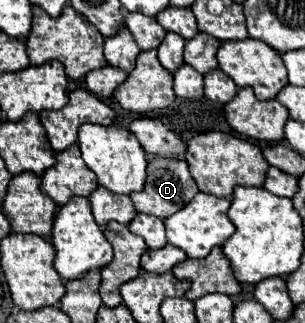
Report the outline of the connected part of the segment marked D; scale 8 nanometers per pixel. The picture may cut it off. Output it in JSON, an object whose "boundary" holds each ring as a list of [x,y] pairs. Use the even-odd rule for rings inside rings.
{"boundary":[[[150,158],[148,164],[148,180],[142,192],[130,194],[134,206],[142,214],[150,214],[156,218],[168,218],[174,212],[182,210],[194,196],[198,194],[198,186],[194,178],[188,172],[188,164],[184,160],[174,160],[174,158]]]}

